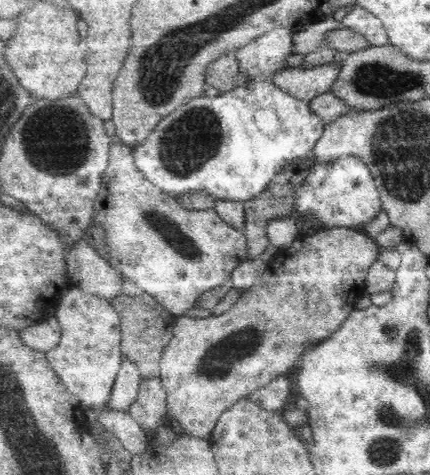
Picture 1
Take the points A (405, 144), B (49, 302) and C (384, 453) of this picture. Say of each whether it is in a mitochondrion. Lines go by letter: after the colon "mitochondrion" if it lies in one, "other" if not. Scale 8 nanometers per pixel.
A: mitochondrion
B: other
C: mitochondrion

